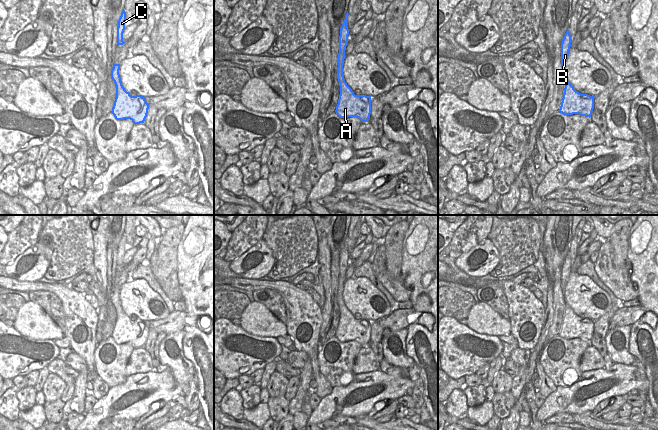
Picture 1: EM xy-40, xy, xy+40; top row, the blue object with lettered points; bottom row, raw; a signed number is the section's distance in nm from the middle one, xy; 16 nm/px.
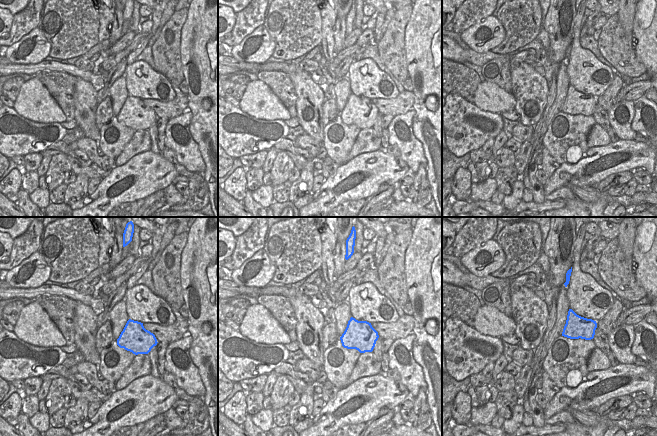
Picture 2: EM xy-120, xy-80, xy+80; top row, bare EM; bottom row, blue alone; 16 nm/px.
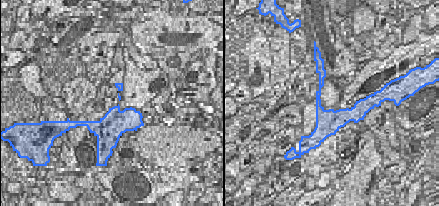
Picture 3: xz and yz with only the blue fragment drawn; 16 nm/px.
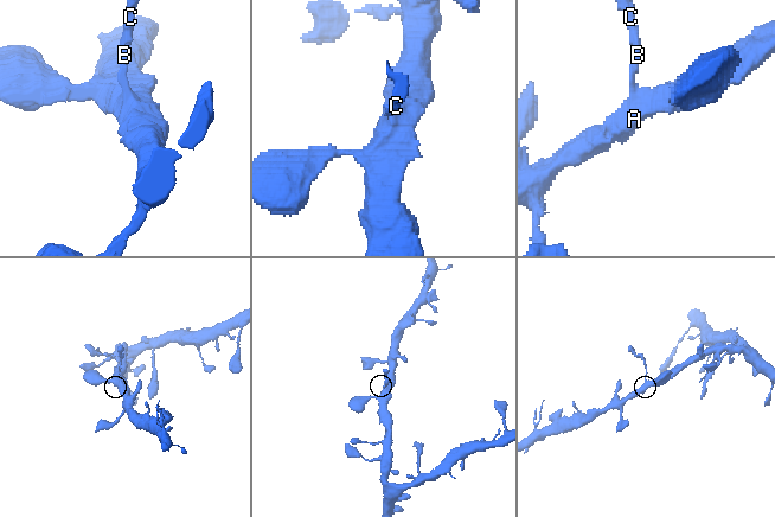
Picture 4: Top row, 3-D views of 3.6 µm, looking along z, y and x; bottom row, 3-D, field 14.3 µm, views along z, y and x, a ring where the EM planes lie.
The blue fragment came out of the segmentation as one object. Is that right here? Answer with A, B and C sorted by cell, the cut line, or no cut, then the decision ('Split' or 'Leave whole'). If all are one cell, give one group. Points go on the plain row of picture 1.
Groups: A B C. No split. Leave whole.

